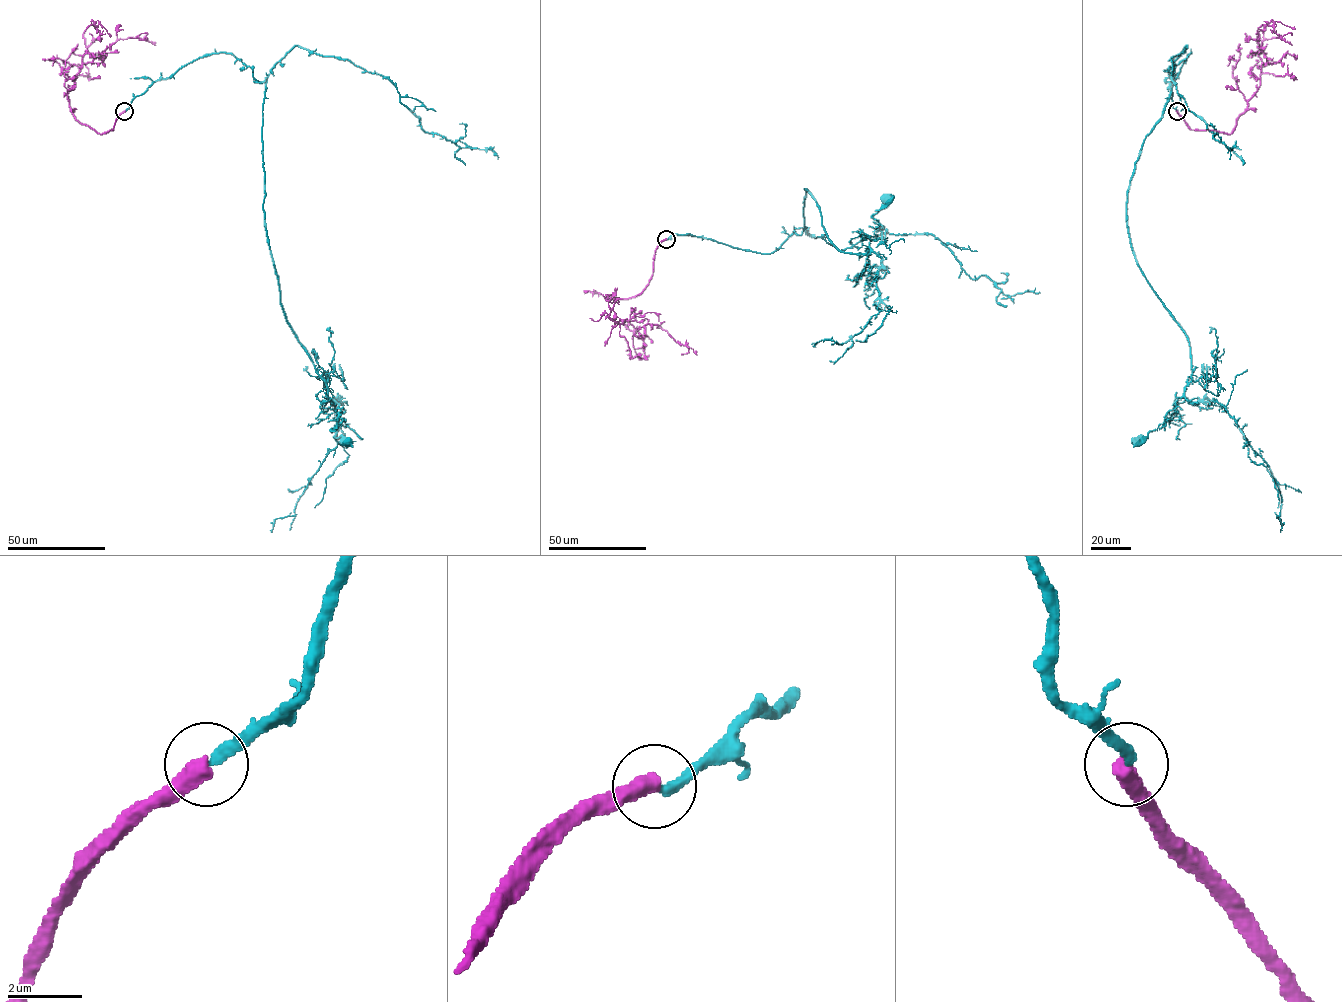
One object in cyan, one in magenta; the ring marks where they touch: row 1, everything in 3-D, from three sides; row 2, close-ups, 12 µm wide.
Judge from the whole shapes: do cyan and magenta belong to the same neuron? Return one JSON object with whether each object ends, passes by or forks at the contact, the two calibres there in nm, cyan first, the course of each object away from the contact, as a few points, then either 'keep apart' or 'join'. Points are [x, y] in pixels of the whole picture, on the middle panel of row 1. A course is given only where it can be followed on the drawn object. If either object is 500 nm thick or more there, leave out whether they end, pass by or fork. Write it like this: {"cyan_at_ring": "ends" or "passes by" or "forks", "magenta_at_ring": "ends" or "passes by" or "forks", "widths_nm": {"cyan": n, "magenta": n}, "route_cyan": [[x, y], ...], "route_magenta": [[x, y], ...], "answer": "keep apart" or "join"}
{"cyan_at_ring": "ends", "magenta_at_ring": "ends", "widths_nm": {"cyan": 280, "magenta": 480}, "route_cyan": [[666, 239], [774, 252], [807, 234], [805, 189], [840, 251], [864, 254], [881, 237], [872, 216], [887, 198]], "route_magenta": [[666, 239], [656, 248], [649, 284], [618, 299], [609, 317], [633, 331], [658, 325], [687, 345], [681, 354]], "answer": "keep apart"}

